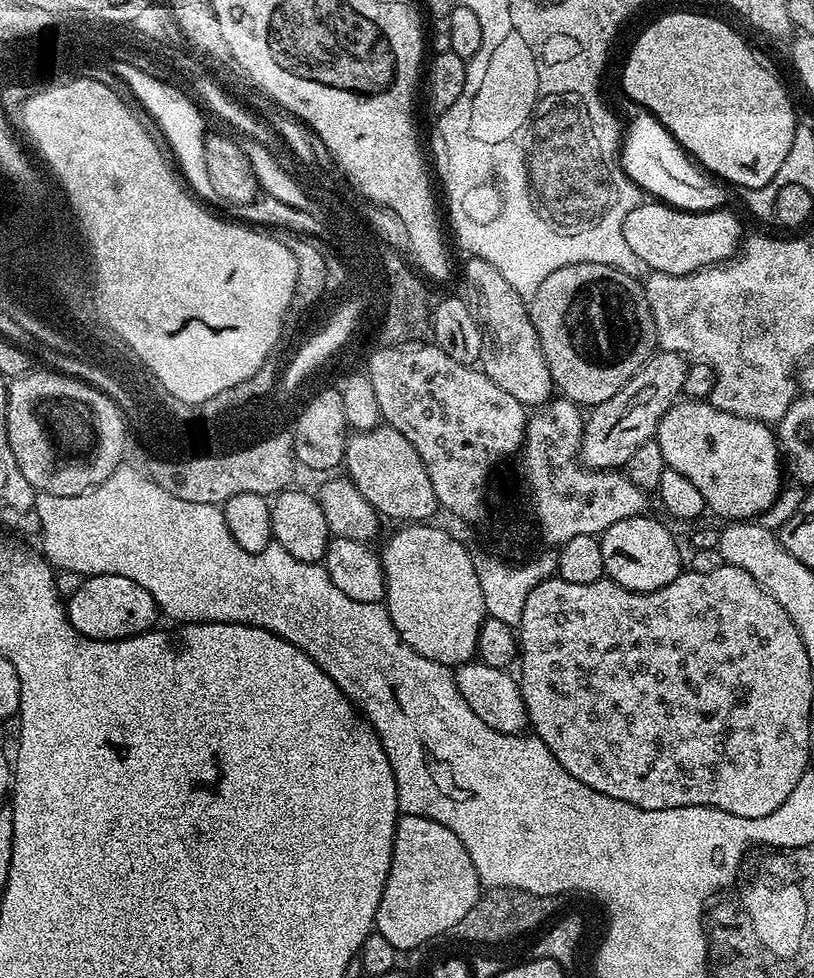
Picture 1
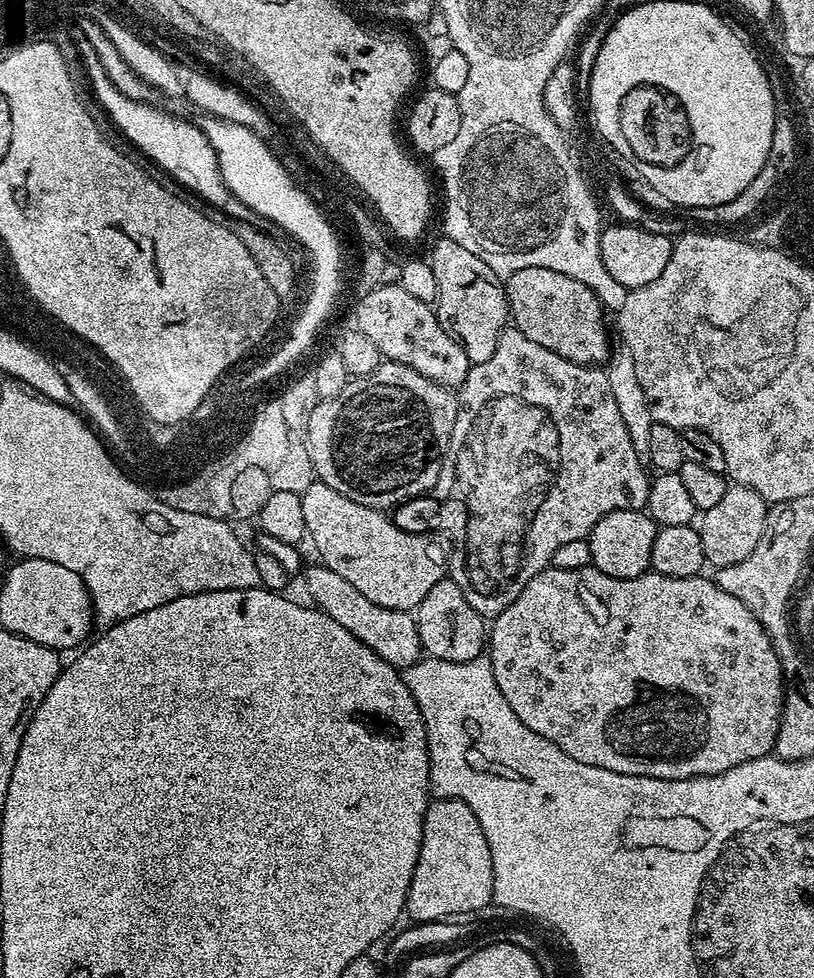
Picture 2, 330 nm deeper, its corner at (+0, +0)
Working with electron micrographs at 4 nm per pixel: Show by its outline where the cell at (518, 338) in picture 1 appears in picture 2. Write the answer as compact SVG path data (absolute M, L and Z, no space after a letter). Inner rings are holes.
M440 238L433 246L430 263L438 281L434 311L442 330L455 336L462 350L466 350L469 365L486 362L486 358L494 354L494 346L498 346L501 334L510 324L508 295L504 292L501 277L490 270L478 254L470 254L470 250L447 238Z

